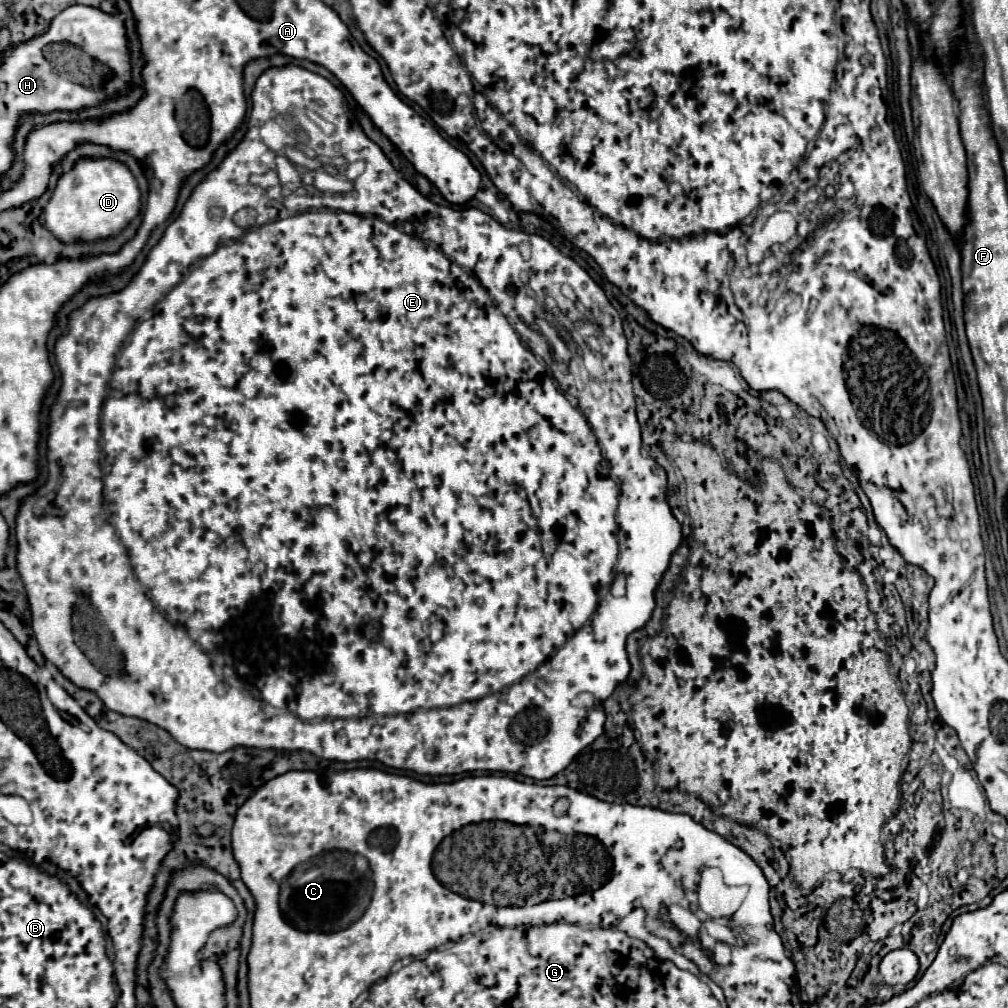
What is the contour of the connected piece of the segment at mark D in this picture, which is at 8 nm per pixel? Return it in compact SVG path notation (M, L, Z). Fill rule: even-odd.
M79 159L65 171L43 209L47 229L61 241L103 239L123 231L139 213L139 187L129 167L117 159Z

